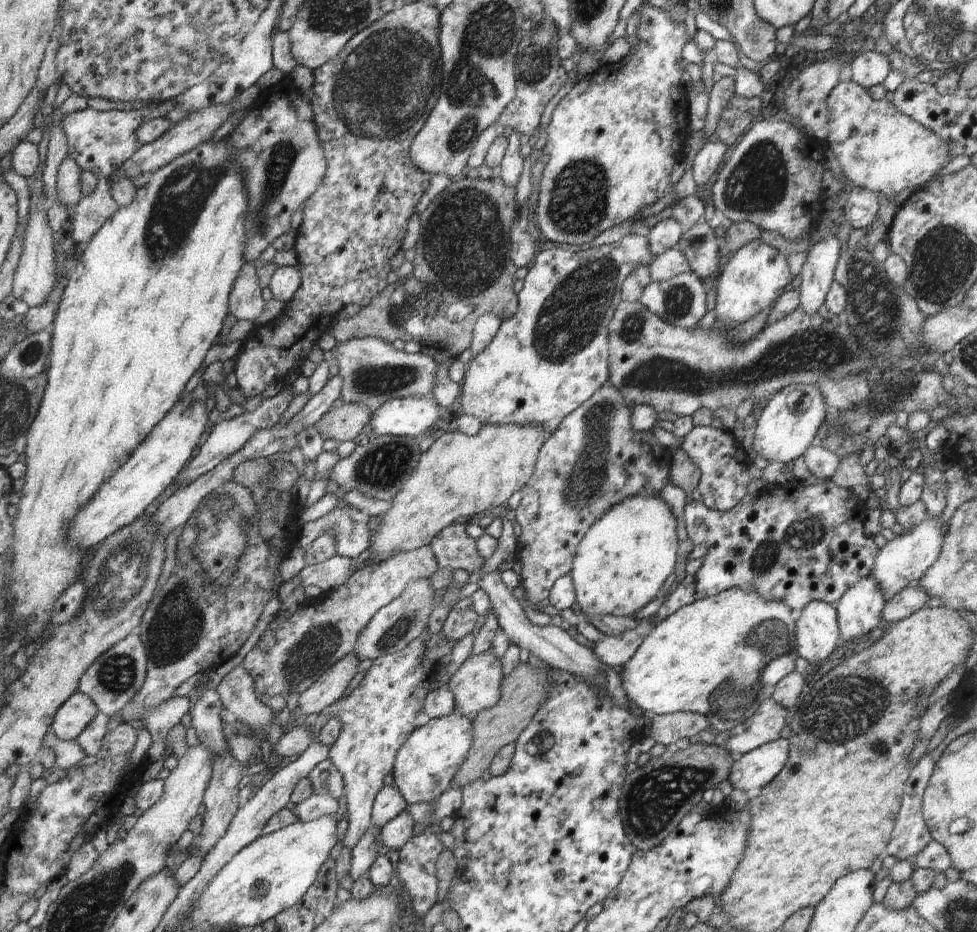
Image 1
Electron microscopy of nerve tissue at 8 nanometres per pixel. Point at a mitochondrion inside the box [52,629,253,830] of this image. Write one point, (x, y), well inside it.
(117, 675)

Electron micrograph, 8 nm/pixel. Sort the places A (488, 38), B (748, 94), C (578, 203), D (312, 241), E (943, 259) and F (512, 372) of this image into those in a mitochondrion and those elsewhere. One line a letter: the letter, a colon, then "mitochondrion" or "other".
A: mitochondrion
B: other
C: mitochondrion
D: other
E: mitochondrion
F: other

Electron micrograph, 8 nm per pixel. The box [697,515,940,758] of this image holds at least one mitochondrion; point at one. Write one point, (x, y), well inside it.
(759, 644)

